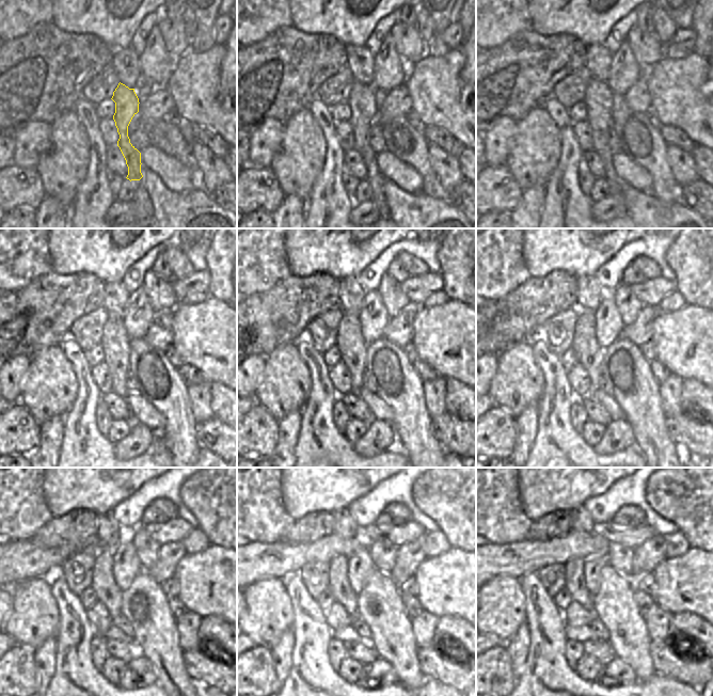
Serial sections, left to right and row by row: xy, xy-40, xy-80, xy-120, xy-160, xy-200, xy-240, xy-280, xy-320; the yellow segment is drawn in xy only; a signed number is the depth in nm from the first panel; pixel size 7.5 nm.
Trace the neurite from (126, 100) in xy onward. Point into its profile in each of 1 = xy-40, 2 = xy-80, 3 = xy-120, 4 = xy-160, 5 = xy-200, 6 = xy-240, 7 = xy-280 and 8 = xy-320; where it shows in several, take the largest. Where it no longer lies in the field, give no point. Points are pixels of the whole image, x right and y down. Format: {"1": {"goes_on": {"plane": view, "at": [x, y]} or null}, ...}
{"1": {"goes_on": {"plane": "xy-40", "at": [362, 101]}}, "2": {"goes_on": {"plane": "xy-80", "at": [598, 99]}}, "3": {"goes_on": {"plane": "xy-120", "at": [115, 343]}}, "4": {"goes_on": {"plane": "xy-160", "at": [352, 348]}}, "5": {"goes_on": {"plane": "xy-200", "at": [589, 353]}}, "6": {"goes_on": {"plane": "xy-240", "at": [107, 591]}}, "7": {"goes_on": {"plane": "xy-280", "at": [338, 584]}}, "8": {"goes_on": {"plane": "xy-320", "at": [574, 581]}}}

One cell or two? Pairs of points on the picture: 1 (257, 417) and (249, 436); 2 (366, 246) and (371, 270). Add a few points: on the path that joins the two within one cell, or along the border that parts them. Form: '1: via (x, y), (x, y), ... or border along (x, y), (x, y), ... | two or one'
1: via (257, 422), (257, 427), (253, 431) | one
2: border along (389, 247), (357, 277) | two

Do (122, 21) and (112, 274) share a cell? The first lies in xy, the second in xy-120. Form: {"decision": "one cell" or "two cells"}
{"decision": "one cell"}

